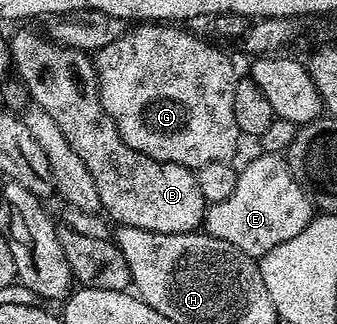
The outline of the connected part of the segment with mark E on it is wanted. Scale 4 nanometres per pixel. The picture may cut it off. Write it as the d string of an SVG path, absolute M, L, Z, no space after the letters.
M259 154L236 173L233 192L223 202L208 205L205 230L218 240L228 241L254 260L263 258L277 244L293 240L301 228L310 224L317 210L311 196L293 176L286 157Z

